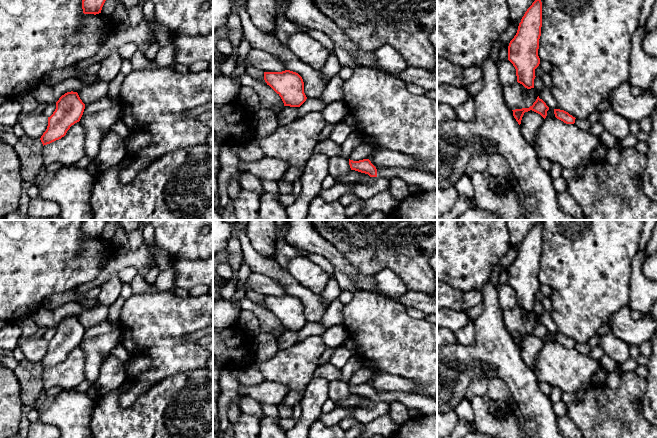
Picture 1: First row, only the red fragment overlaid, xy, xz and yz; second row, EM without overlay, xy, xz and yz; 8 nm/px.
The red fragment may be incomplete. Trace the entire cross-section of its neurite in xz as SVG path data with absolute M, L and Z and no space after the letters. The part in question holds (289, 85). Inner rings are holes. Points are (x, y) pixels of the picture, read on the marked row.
M252 48L245 60L245 68L253 66L264 72L264 80L282 99L284 106L300 107L307 99L302 77L288 70L272 54Z

